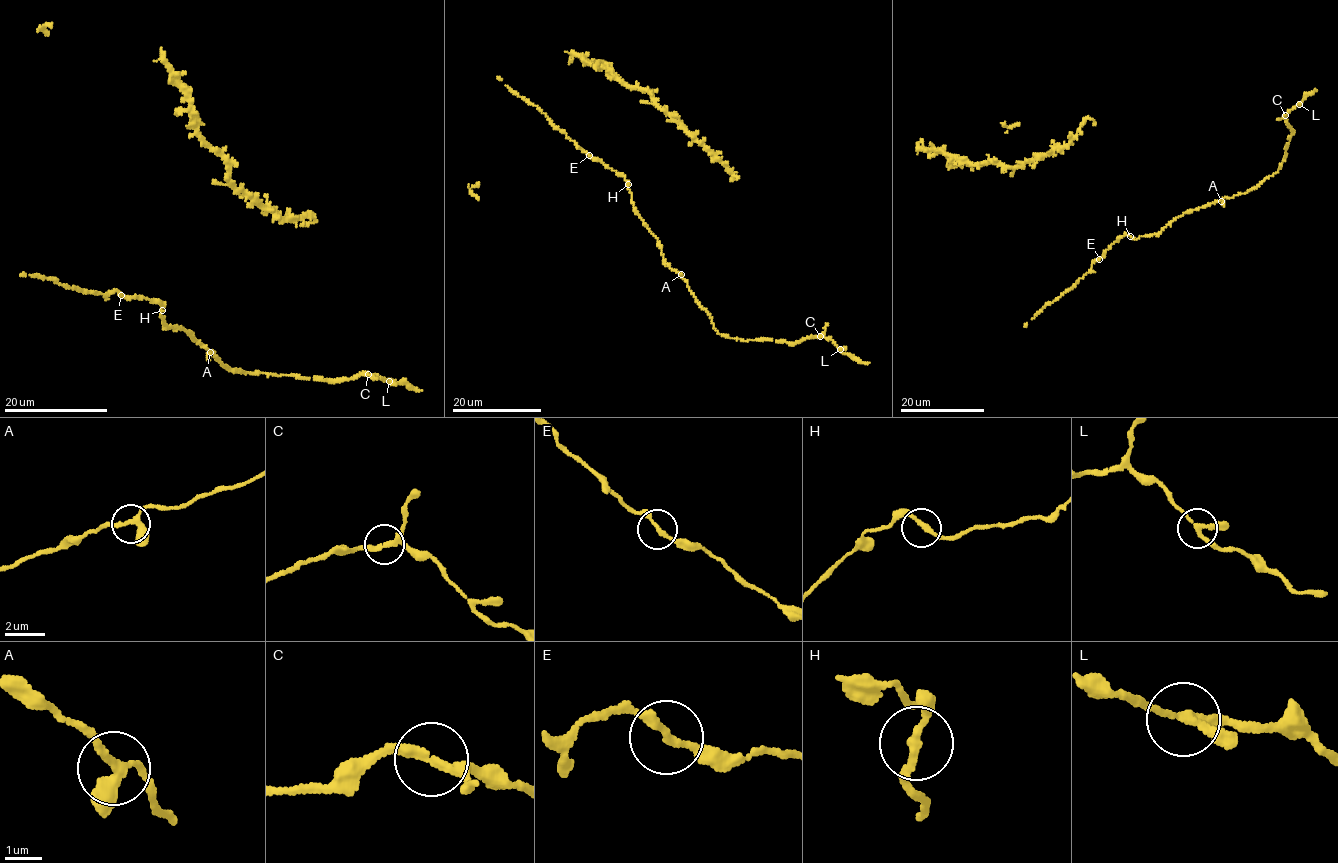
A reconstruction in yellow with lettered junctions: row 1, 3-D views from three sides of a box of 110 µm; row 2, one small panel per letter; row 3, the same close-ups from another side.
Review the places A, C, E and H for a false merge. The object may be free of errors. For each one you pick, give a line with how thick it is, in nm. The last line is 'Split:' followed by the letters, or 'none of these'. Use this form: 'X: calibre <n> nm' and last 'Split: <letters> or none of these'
Split: none of these

